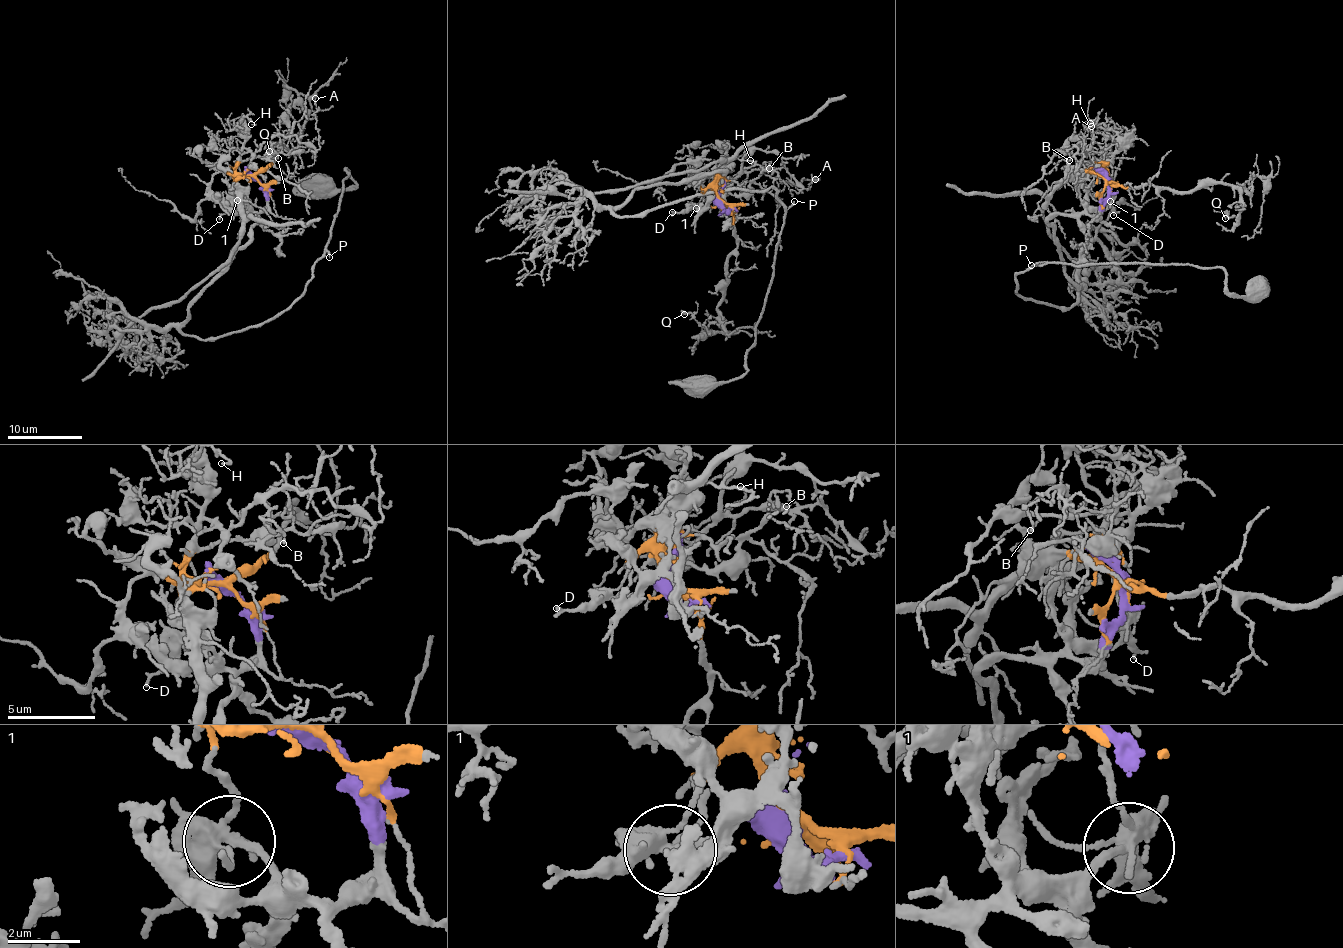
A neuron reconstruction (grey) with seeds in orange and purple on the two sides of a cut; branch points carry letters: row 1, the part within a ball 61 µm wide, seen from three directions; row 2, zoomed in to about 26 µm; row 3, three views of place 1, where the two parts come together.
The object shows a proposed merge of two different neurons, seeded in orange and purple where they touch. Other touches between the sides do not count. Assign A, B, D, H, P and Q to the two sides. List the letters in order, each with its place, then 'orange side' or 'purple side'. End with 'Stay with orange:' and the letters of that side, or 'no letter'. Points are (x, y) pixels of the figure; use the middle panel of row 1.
A: at (815, 179); orange side
B: at (769, 168); orange side
D: at (672, 212); purple side
H: at (750, 160); orange side
P: at (794, 201); purple side
Q: at (684, 314); orange side
Stay with orange: A, B, H, Q

